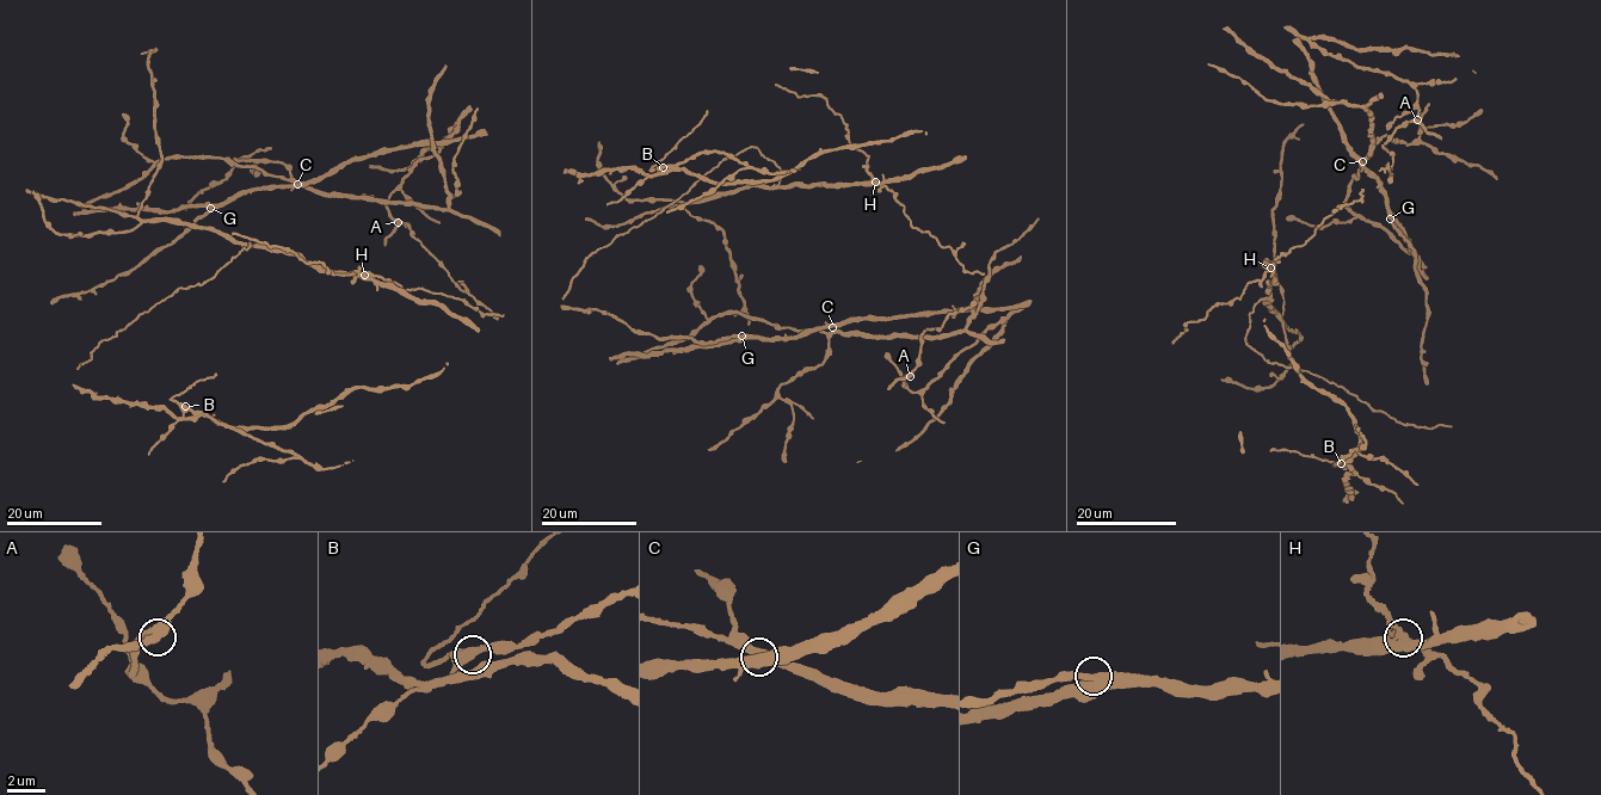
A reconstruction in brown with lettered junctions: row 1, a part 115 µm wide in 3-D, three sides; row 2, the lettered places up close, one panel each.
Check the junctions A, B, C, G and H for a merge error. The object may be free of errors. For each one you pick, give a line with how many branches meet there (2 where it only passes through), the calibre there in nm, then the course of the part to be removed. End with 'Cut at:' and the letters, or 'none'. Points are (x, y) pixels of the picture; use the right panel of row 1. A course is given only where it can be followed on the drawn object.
H: 3 | 460 nm | (1270, 267), (1260, 281), (1248, 283), (1238, 297), (1217, 303), (1204, 319), (1186, 325), (1186, 331), (1172, 341)
Cut at: H

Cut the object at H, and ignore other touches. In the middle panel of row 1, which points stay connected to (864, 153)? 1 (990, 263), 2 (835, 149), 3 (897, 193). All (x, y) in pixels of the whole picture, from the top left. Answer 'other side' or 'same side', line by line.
1: other side
2: other side
3: same side

